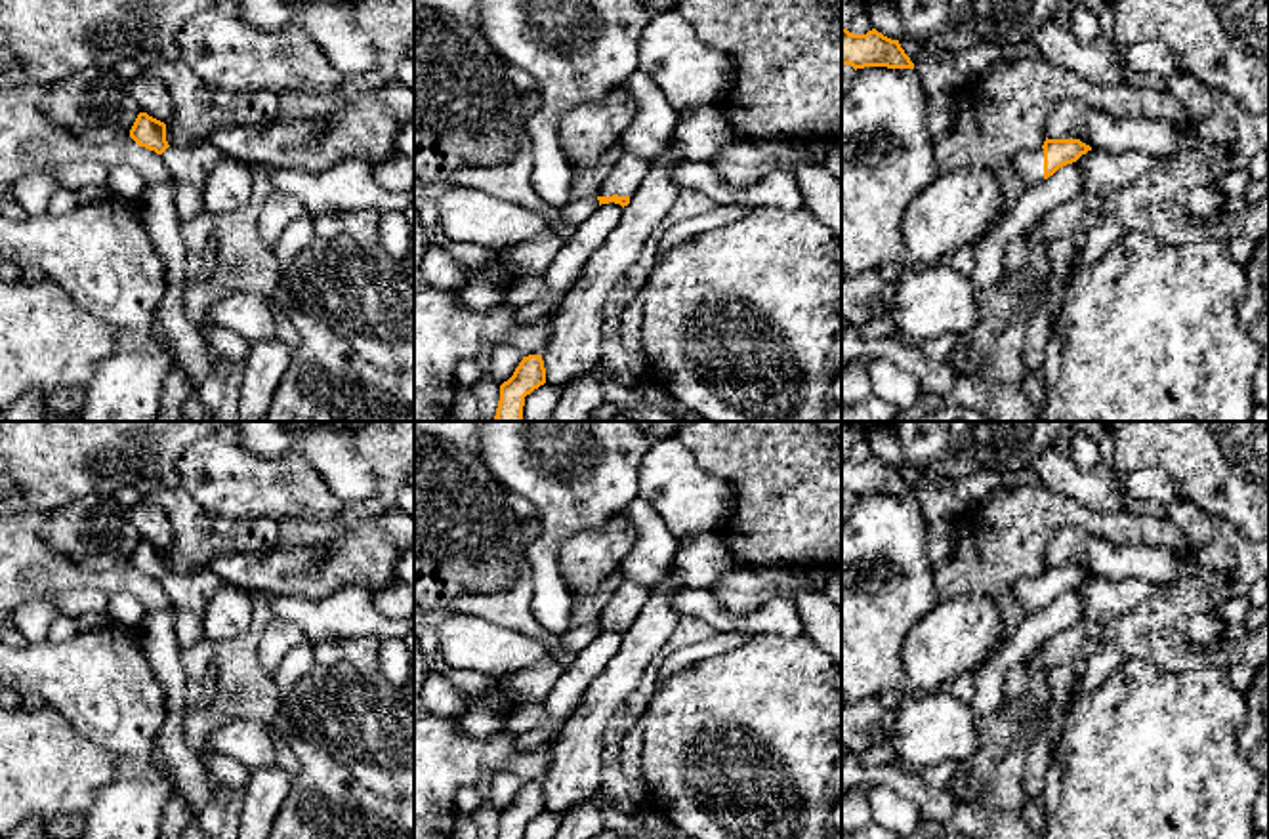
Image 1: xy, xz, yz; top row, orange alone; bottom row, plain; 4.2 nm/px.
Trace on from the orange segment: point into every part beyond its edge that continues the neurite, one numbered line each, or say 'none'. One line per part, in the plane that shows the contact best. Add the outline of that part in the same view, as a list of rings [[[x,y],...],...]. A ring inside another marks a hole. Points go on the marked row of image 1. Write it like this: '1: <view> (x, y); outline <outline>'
1: xz (624, 178); outline [[[624,153],[603,181],[597,196],[634,196],[639,183],[651,172],[651,160],[635,153]]]

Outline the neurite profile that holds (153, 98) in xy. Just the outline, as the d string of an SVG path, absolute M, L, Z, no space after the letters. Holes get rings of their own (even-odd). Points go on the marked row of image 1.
M139 74L130 82L130 92L141 113L147 113L164 124L170 120L174 103L162 80L151 74Z

